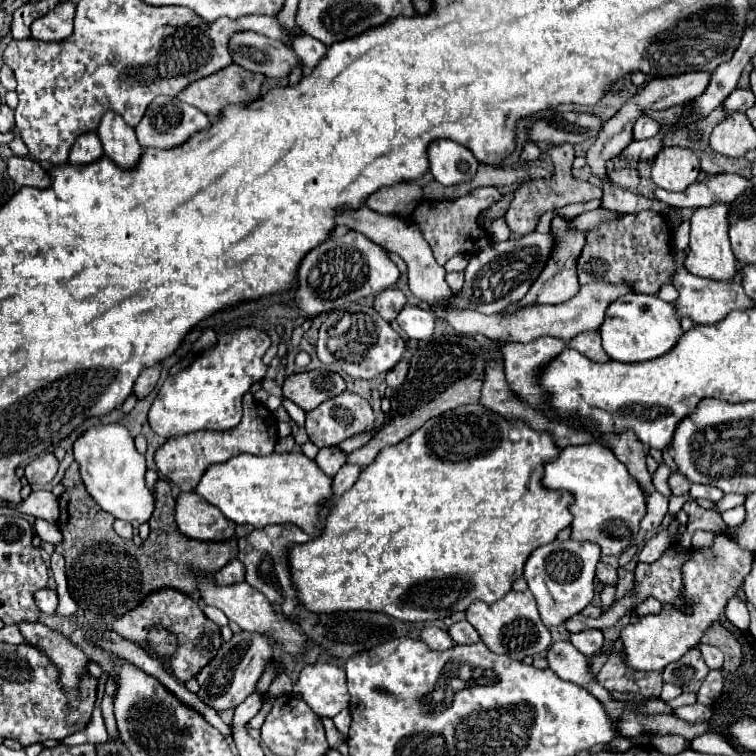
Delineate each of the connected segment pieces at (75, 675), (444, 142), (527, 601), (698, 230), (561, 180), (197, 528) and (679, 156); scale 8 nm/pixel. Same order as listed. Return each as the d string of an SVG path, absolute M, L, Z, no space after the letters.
M21 623L19 629L29 645L39 647L59 667L61 685L67 691L69 701L77 705L79 703L77 685L79 685L81 673L87 671L87 663L89 663L87 655L77 645L73 645L67 637L55 633L43 623Z
M437 139L427 149L429 171L443 185L457 185L473 179L479 161L461 143L449 139Z
M509 591L503 599L491 603L491 605L475 601L473 605L469 605L465 615L467 615L467 621L479 633L481 641L493 653L523 661L527 655L539 655L551 647L549 629L539 619L539 611L537 611L535 597L531 595L531 591L523 591L523 593Z
M715 203L711 207L699 207L691 217L691 241L689 253L685 259L685 267L689 273L697 277L707 277L713 281L733 281L739 271L739 263L733 257L729 235L727 235L727 213L729 205Z
M561 143L561 145L555 145L555 147L549 147L547 149L547 155L551 157L553 161L554 172L549 181L539 181L539 179L531 179L531 181L525 181L517 187L515 191L515 199L511 201L511 207L505 215L505 221L509 225L509 229L515 233L515 235L527 235L527 233L533 233L535 227L537 227L537 221L543 213L547 211L555 211L555 209L561 209L569 203L585 203L585 201L591 201L591 199L599 199L601 197L601 189L587 183L587 181L577 181L573 179L572 166L573 159L575 159L575 153L573 153L573 145L569 143Z
M181 493L177 499L177 525L183 535L193 537L199 541L221 541L235 537L235 523L225 519L223 513L207 503L203 497L197 497L197 493Z
M665 147L653 159L651 179L661 189L683 191L693 181L697 181L699 169L701 169L701 161L691 149Z

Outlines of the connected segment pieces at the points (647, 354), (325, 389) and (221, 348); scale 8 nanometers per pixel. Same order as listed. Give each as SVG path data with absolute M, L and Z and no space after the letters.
M627 293L625 297L617 297L617 301L609 303L599 333L603 349L611 359L621 363L637 363L667 353L677 343L677 337L683 335L683 329L671 303L659 299L657 295Z
M303 371L283 381L283 395L303 411L313 411L323 401L345 391L345 381L333 371Z
M239 327L231 333L219 333L215 345L207 347L203 355L197 355L189 367L165 379L149 411L149 425L153 431L161 437L175 437L199 429L227 431L235 427L243 415L243 395L267 373L261 357L269 347L269 335L255 327Z

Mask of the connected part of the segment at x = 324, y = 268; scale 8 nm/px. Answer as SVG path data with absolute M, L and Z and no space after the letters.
M349 231L343 237L329 237L317 249L311 249L297 271L297 307L309 315L321 315L337 307L345 307L367 295L377 295L399 279L397 265L389 259L383 247L367 239L357 231Z

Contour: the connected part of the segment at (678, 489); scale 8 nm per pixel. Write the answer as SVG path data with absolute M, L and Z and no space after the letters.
M673 473L669 477L669 487L673 495L683 495L689 489L689 481L685 481L685 477L681 477L681 473Z

